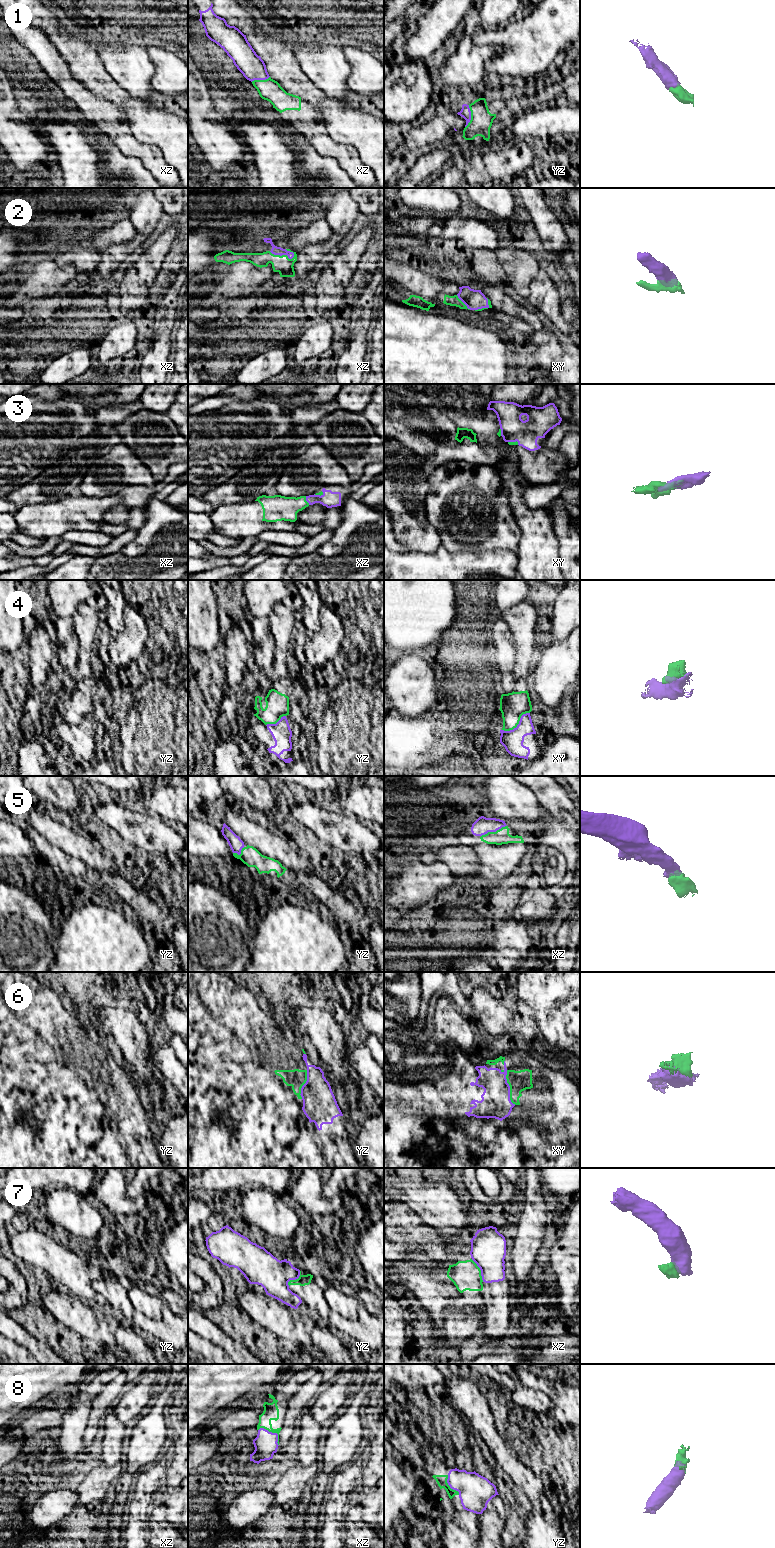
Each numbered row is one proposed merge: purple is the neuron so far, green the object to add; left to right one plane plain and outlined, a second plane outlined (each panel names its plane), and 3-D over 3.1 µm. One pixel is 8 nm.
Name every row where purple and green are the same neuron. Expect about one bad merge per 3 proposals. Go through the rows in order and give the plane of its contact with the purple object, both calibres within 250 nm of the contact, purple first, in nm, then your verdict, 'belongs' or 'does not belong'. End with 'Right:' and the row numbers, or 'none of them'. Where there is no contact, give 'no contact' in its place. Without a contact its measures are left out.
1: contact in yz; calibres 90 and 180 nm; belongs
2: contact in xz; calibres 70 and 140 nm; belongs
3: contact in xz; calibres 130 and 200 nm; belongs
4: contact in xy; calibres 170 and 220 nm; does not belong
5: contact in xz; calibres 140 and 120 nm; belongs
6: contact in xy; calibres 240 and 160 nm; belongs
7: contact in xz; calibres 280 and 240 nm; does not belong
8: contact in xz; calibres 180 and 130 nm; belongs
Right: 1, 2, 3, 5, 6, 8

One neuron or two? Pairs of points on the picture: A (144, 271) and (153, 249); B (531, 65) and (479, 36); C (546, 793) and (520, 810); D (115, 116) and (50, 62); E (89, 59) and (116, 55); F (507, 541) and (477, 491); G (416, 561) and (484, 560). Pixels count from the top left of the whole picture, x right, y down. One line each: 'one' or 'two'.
A: one
B: one
C: two
D: one
E: two
F: one
G: one

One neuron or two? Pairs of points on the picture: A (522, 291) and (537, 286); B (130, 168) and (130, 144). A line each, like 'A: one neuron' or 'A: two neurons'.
A: two neurons
B: two neurons

